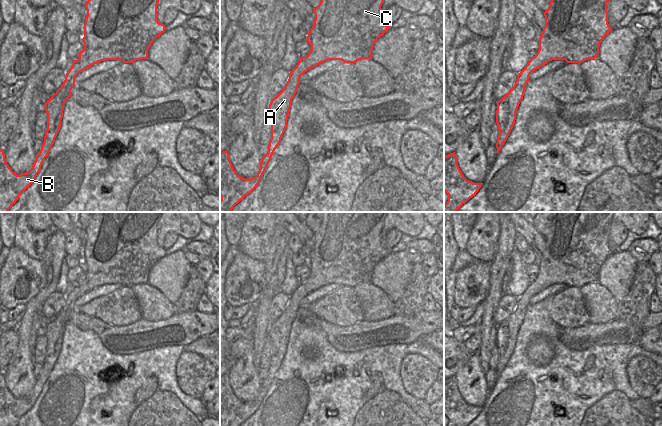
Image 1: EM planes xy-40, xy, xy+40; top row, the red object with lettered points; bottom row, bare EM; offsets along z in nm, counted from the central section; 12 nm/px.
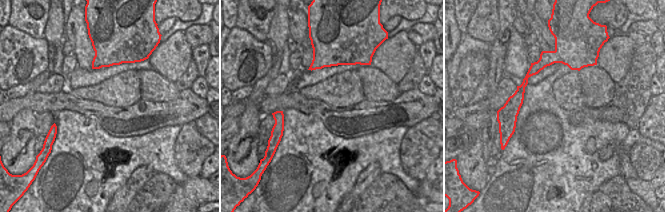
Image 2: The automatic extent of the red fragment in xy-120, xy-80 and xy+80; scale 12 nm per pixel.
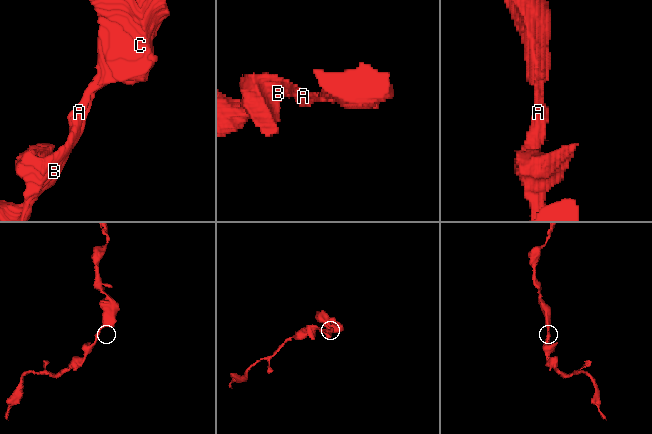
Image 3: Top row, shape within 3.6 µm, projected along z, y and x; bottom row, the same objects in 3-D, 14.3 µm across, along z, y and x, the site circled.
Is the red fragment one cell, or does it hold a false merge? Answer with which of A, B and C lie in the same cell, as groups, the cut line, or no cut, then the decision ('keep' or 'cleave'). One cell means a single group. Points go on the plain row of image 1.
A B C; no cut; keep

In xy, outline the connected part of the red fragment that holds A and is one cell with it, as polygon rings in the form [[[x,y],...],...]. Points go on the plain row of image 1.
[[[323,212],[320,228],[313,232],[315,244],[308,256],[307,265],[311,274],[307,280],[300,282],[290,296],[284,313],[269,328],[271,341],[271,363],[268,376],[261,382],[260,393],[255,401],[245,403],[234,394],[229,383],[228,374],[220,377],[220,426],[240,426],[259,408],[271,381],[281,366],[287,351],[291,326],[300,308],[300,300],[309,293],[328,284],[341,284],[355,287],[362,283],[372,283],[372,274],[376,265],[388,255],[389,250],[381,246],[381,230],[388,212]]]

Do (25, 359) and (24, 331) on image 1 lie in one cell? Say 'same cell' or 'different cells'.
same cell

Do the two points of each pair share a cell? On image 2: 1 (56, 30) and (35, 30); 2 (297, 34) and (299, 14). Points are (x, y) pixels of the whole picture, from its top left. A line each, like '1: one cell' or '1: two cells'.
1: two cells
2: one cell

